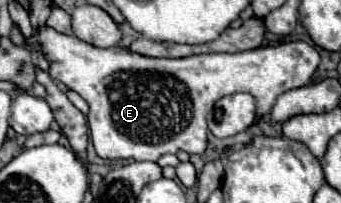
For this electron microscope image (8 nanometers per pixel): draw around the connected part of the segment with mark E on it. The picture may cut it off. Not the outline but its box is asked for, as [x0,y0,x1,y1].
[29,27,319,161]

